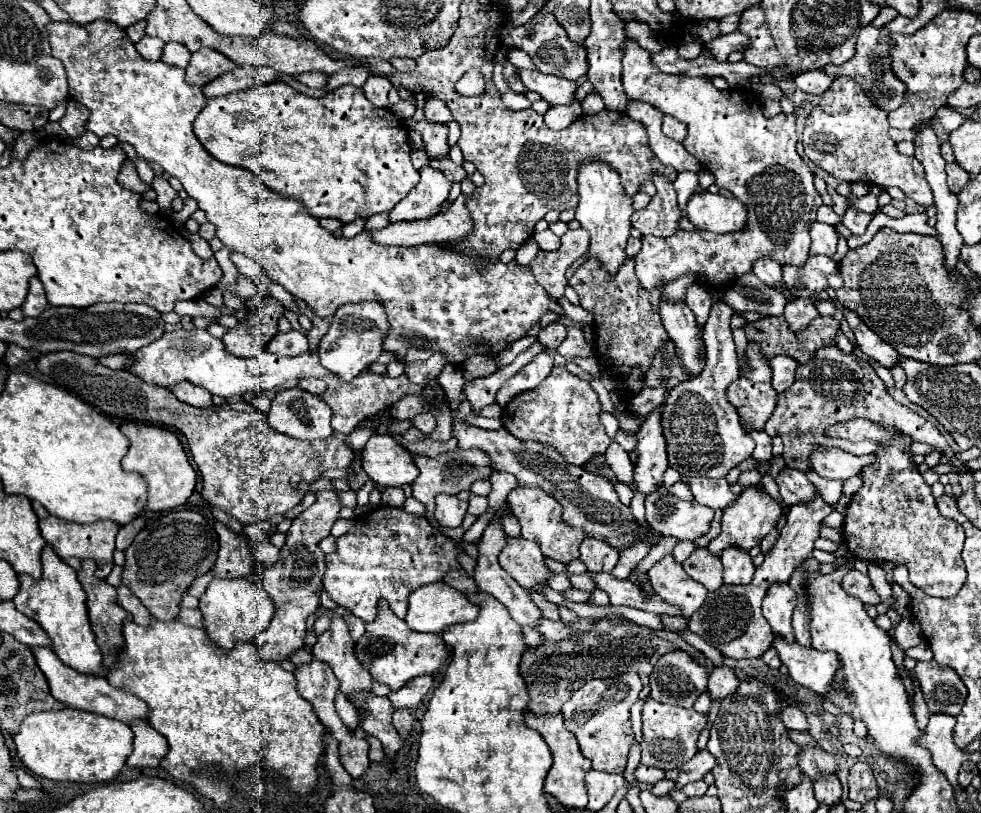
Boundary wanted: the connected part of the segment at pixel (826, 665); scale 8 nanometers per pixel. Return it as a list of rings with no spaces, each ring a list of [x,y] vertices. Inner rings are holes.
[[[774,634],[772,646],[778,650],[782,664],[788,666],[788,674],[792,676],[792,680],[820,696],[828,690],[828,684],[832,684],[836,668],[840,668],[836,652],[804,648],[796,640],[788,642],[778,634]]]

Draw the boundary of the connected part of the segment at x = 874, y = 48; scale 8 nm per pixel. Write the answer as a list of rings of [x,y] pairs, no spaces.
[[[864,26],[858,34],[858,42],[856,42],[856,54],[854,58],[850,58],[848,62],[840,64],[840,66],[824,66],[824,72],[828,76],[848,76],[852,80],[856,80],[864,92],[870,96],[872,104],[878,108],[898,108],[902,104],[902,92],[904,92],[904,84],[900,84],[900,80],[896,80],[896,76],[892,76],[890,72],[890,60],[888,60],[888,48],[890,48],[890,32],[884,32],[884,28],[874,28],[874,26]]]

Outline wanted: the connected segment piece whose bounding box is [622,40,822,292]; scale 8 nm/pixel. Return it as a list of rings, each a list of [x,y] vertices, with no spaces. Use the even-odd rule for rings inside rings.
[[[626,40],[624,42],[624,58],[622,58],[622,84],[624,92],[630,100],[642,100],[656,108],[660,108],[664,114],[670,114],[686,124],[686,138],[682,140],[682,146],[698,158],[702,168],[710,170],[716,176],[716,186],[726,188],[748,208],[748,220],[746,226],[732,234],[714,234],[714,232],[702,232],[702,230],[678,230],[676,234],[668,238],[658,236],[642,236],[642,250],[634,256],[634,270],[636,278],[640,280],[640,288],[646,292],[652,292],[656,288],[662,288],[664,284],[682,278],[682,276],[694,276],[698,286],[706,286],[714,292],[724,292],[730,288],[740,276],[752,272],[754,262],[760,258],[772,258],[782,266],[804,266],[808,260],[808,248],[810,248],[810,226],[816,222],[816,210],[822,204],[822,196],[814,188],[814,176],[810,168],[802,162],[802,158],[796,152],[796,124],[794,114],[778,114],[774,118],[762,116],[762,100],[752,98],[744,88],[728,88],[718,90],[712,86],[710,80],[704,78],[690,78],[690,76],[668,76],[656,66],[652,66],[650,52],[640,48],[636,42]]]

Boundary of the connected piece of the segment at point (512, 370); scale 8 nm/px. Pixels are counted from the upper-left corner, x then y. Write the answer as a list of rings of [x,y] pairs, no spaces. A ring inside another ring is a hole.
[[[536,342],[528,350],[518,354],[512,364],[496,370],[494,374],[484,376],[484,378],[466,380],[464,386],[462,386],[462,398],[466,398],[472,404],[472,412],[478,415],[484,406],[492,404],[494,398],[496,398],[496,392],[502,388],[502,384],[508,382],[516,372],[520,372],[542,350],[544,350],[544,346],[540,342]]]

